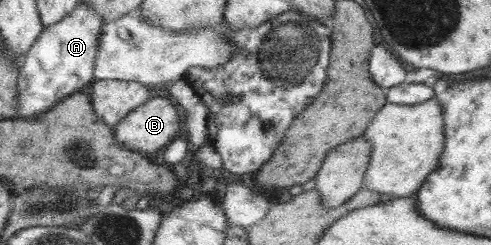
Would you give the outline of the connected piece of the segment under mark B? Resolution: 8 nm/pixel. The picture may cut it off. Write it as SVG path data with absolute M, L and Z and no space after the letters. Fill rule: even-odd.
M153 96L145 105L139 106L134 113L130 114L125 121L115 126L118 143L131 150L142 153L155 153L168 147L176 140L176 134L182 128L182 116L178 106L168 98Z

